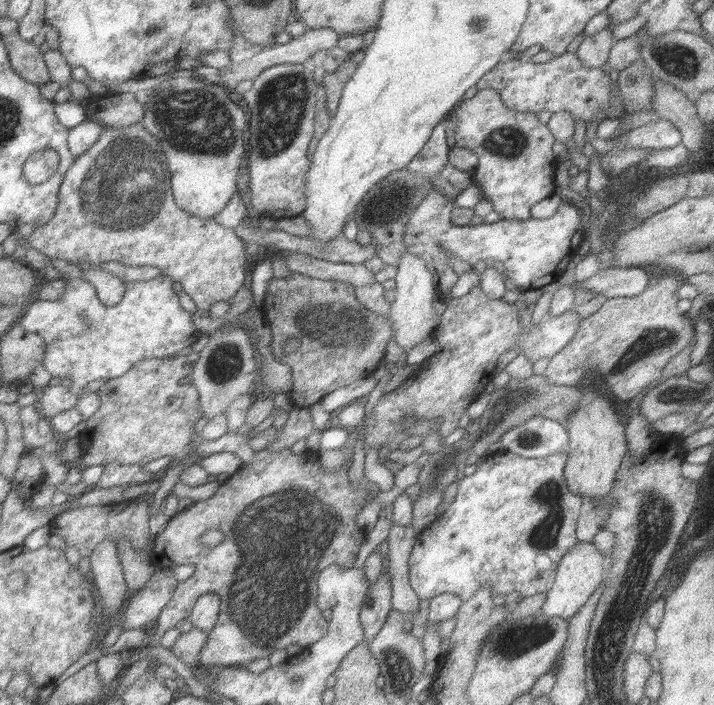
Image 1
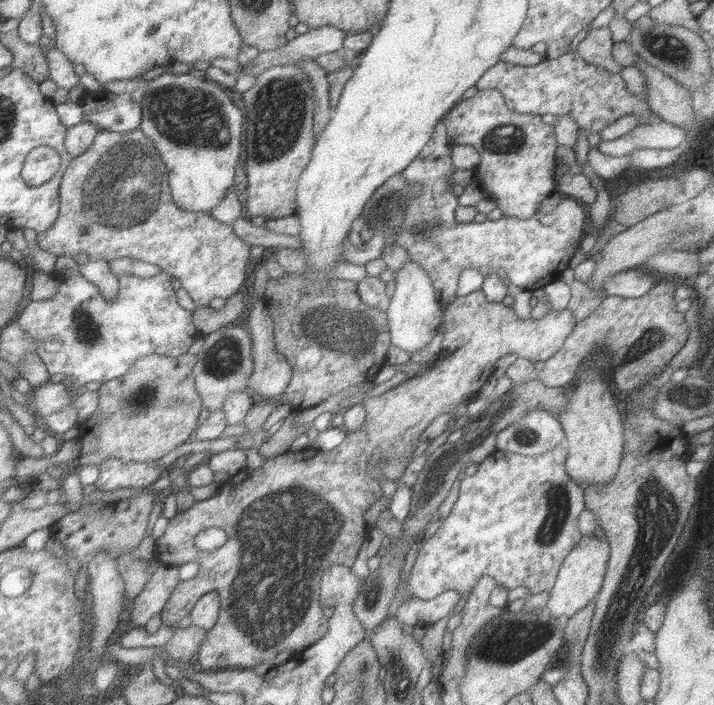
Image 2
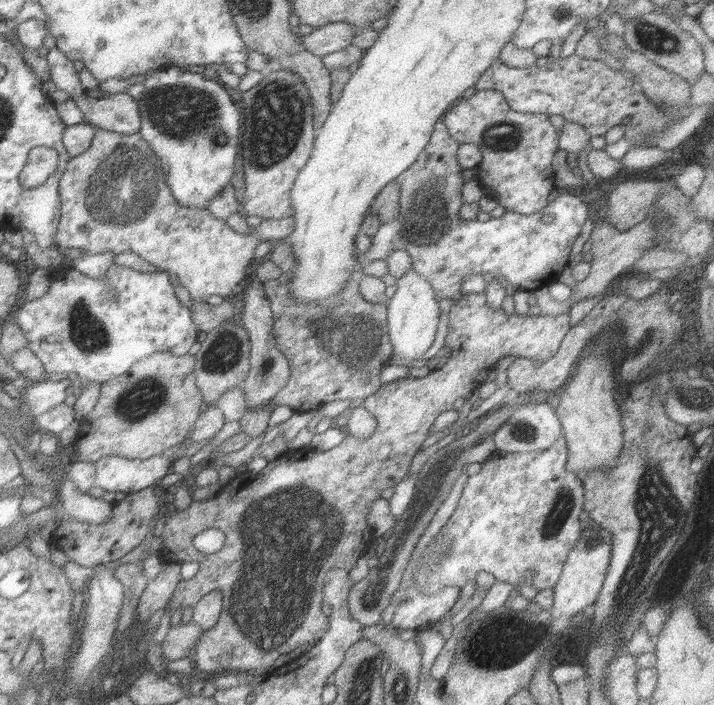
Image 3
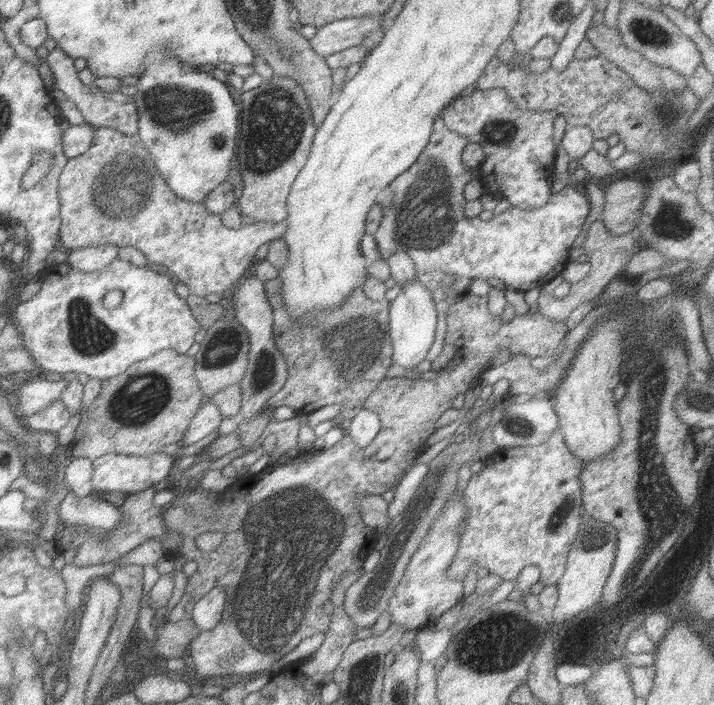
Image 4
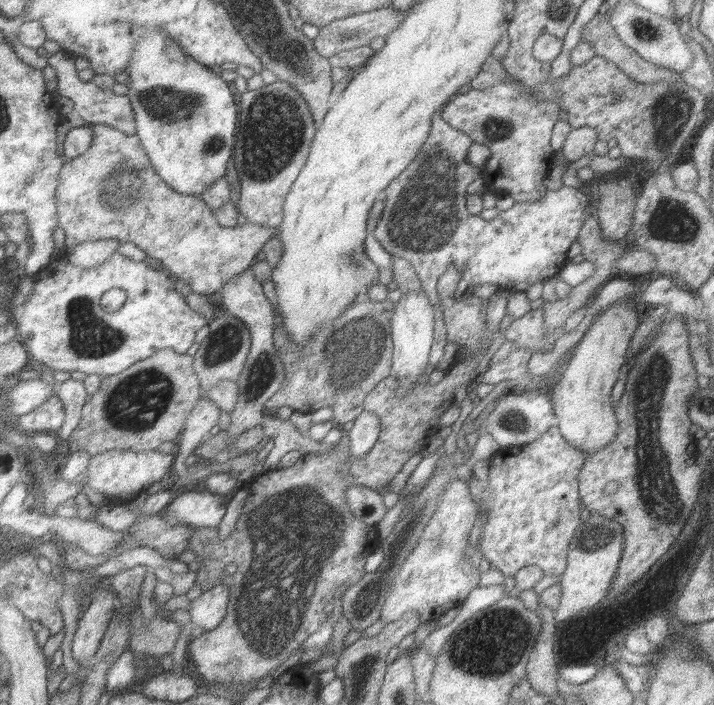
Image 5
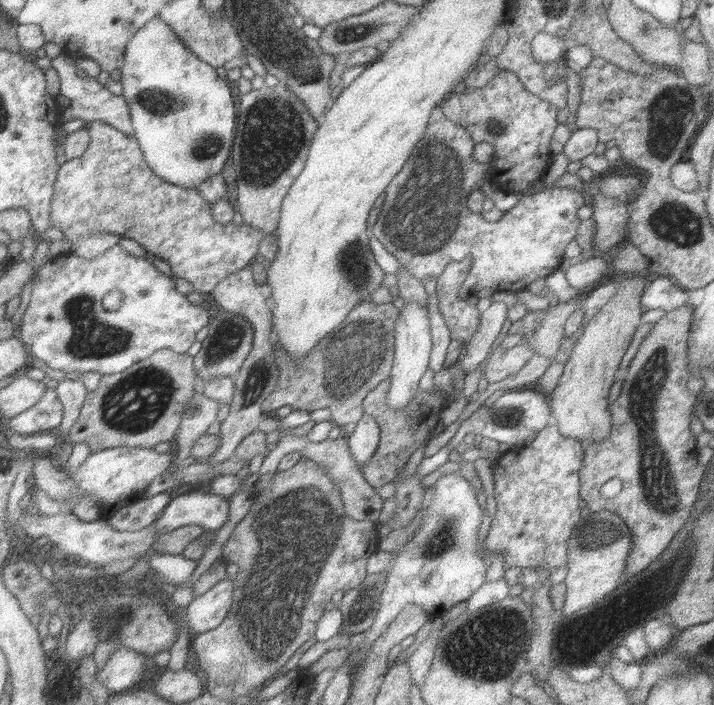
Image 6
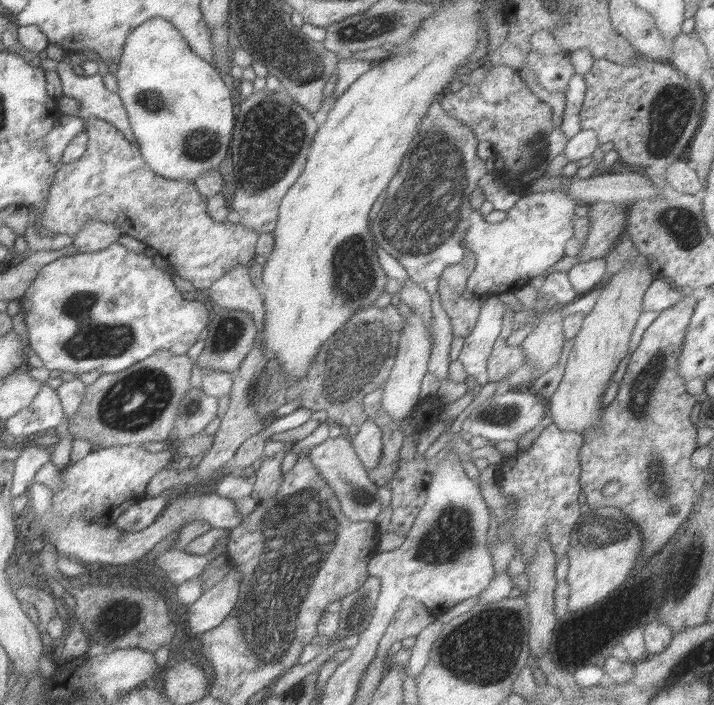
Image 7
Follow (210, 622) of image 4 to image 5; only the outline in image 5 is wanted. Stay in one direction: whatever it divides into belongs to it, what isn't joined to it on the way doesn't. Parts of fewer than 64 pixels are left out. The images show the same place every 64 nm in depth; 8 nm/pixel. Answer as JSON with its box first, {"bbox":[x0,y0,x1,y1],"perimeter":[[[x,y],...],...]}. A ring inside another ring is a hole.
{"bbox":[189,584,231,632],"perimeter":[[[219,584],[211,588],[209,592],[205,590],[197,600],[193,600],[193,606],[189,610],[193,628],[201,628],[205,632],[215,630],[223,618],[227,616],[227,606],[231,604],[231,586],[229,584]]]}

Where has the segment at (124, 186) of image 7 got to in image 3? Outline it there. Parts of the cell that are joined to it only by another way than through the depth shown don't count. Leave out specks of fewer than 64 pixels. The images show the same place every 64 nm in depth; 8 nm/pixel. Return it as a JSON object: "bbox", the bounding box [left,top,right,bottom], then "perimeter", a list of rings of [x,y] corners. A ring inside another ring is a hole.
{"bbox":[57,130,295,302],"perimeter":[[[99,130],[93,140],[91,150],[81,156],[75,156],[69,162],[69,170],[61,178],[61,200],[63,200],[63,220],[61,230],[57,234],[57,250],[77,248],[87,254],[123,254],[135,252],[143,256],[147,262],[155,264],[159,272],[171,274],[183,288],[189,290],[191,298],[207,302],[209,296],[219,294],[225,300],[239,294],[239,288],[245,284],[247,266],[255,260],[255,250],[263,242],[275,244],[277,240],[287,240],[295,232],[295,220],[269,220],[259,228],[251,228],[249,234],[235,232],[229,222],[219,220],[207,208],[187,208],[177,202],[173,188],[169,188],[167,170],[161,164],[161,158],[155,154],[153,146],[139,134],[127,136],[113,130]]]}

